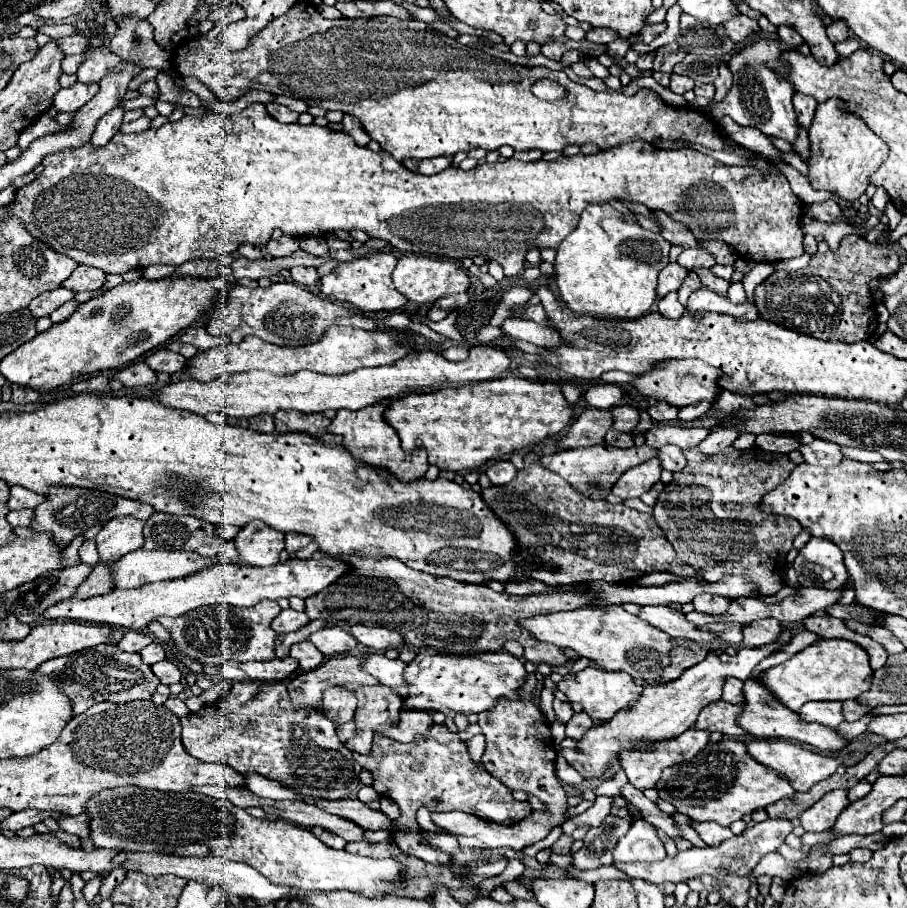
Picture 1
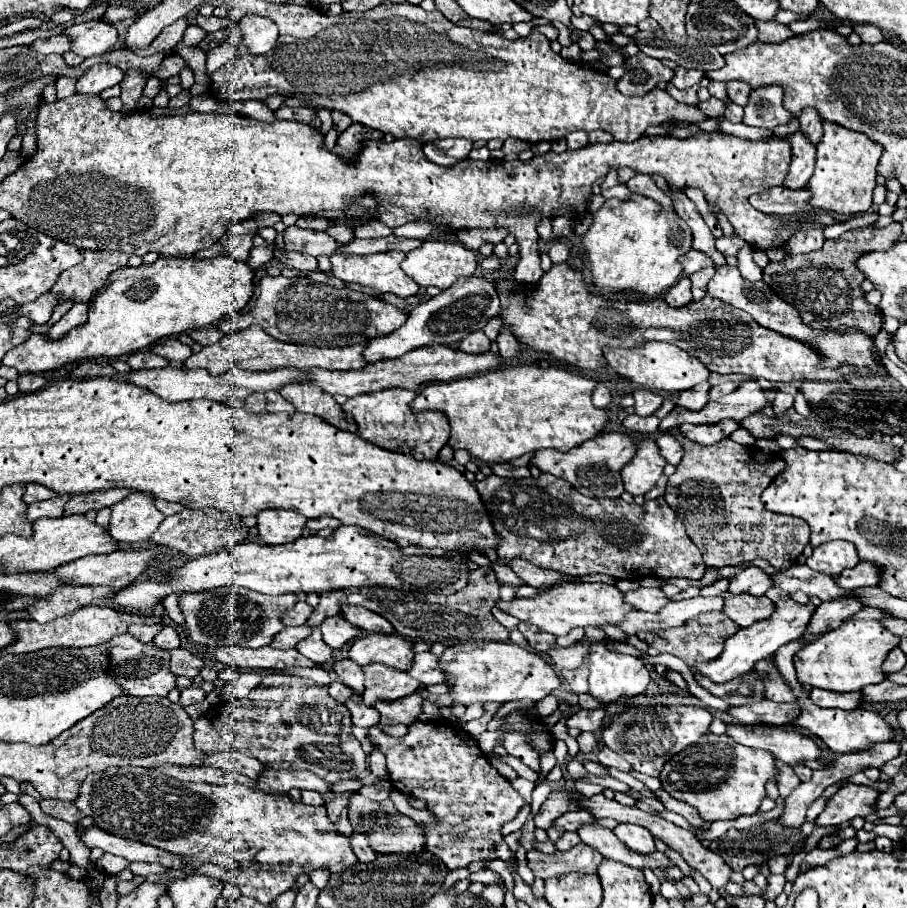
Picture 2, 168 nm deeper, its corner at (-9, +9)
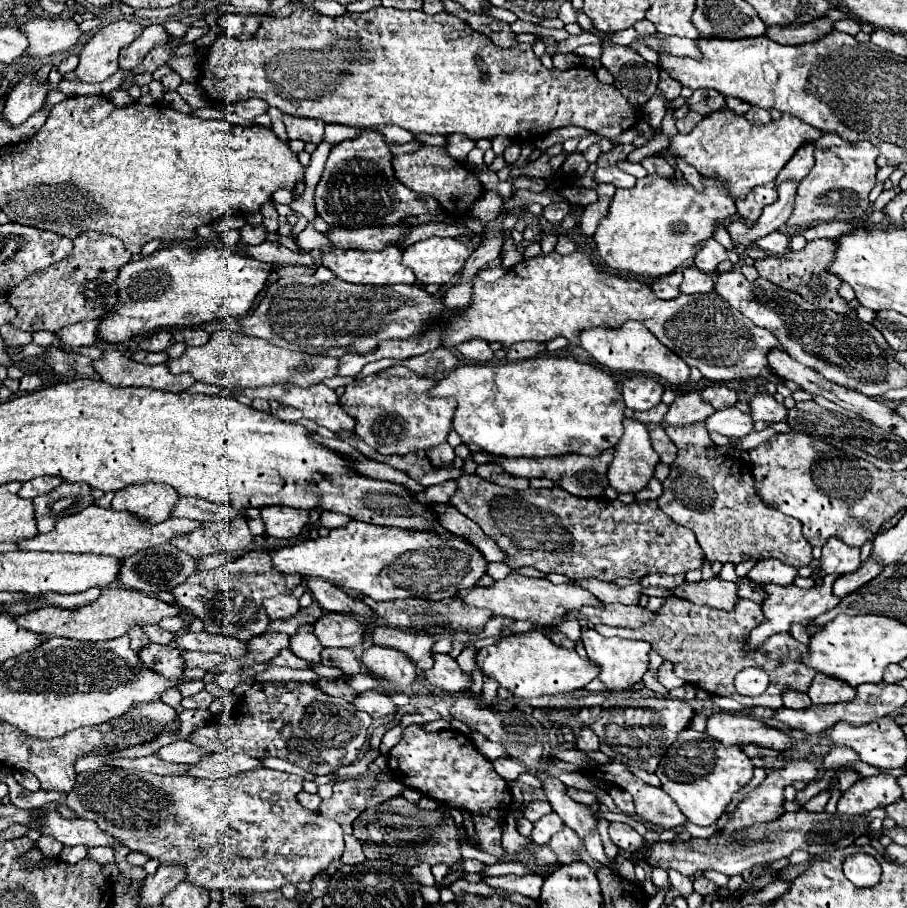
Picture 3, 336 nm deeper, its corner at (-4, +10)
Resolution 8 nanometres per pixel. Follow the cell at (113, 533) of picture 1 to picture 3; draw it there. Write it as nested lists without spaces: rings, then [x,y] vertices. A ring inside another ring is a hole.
[[[142,484],[142,486],[128,486],[116,492],[112,508],[130,510],[132,514],[144,518],[146,522],[156,524],[172,516],[176,500],[180,500],[180,496],[174,488],[168,488],[168,484]]]

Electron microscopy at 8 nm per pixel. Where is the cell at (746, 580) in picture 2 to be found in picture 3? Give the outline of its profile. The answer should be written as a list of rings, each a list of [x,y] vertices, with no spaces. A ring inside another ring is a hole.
[[[760,560],[748,572],[748,578],[756,584],[790,584],[796,578],[796,568],[782,564],[780,560]]]

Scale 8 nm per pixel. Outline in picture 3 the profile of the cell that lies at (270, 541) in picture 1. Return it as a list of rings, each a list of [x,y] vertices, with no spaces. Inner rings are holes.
[[[264,506],[262,520],[266,524],[266,534],[272,538],[288,540],[300,534],[308,524],[308,512],[288,506]]]

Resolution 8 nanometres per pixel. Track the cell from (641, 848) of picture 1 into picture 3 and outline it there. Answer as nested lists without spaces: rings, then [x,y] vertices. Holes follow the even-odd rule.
[[[610,822],[610,828],[608,828],[608,834],[610,834],[610,840],[622,848],[622,850],[628,850],[628,852],[636,852],[644,846],[644,838],[634,830],[630,828],[628,824],[622,824],[622,822]]]

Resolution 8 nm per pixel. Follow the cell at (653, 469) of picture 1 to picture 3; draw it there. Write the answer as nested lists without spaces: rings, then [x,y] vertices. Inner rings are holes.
[[[624,418],[624,436],[614,448],[614,460],[606,474],[608,484],[616,492],[636,494],[648,484],[656,464],[658,454],[650,444],[648,426],[634,418]]]

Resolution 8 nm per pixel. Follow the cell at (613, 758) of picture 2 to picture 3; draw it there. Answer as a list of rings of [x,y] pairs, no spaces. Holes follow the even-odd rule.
[[[582,726],[582,728],[578,728],[578,734],[576,734],[576,746],[584,752],[598,750],[598,738],[594,736],[594,732],[588,726]]]

